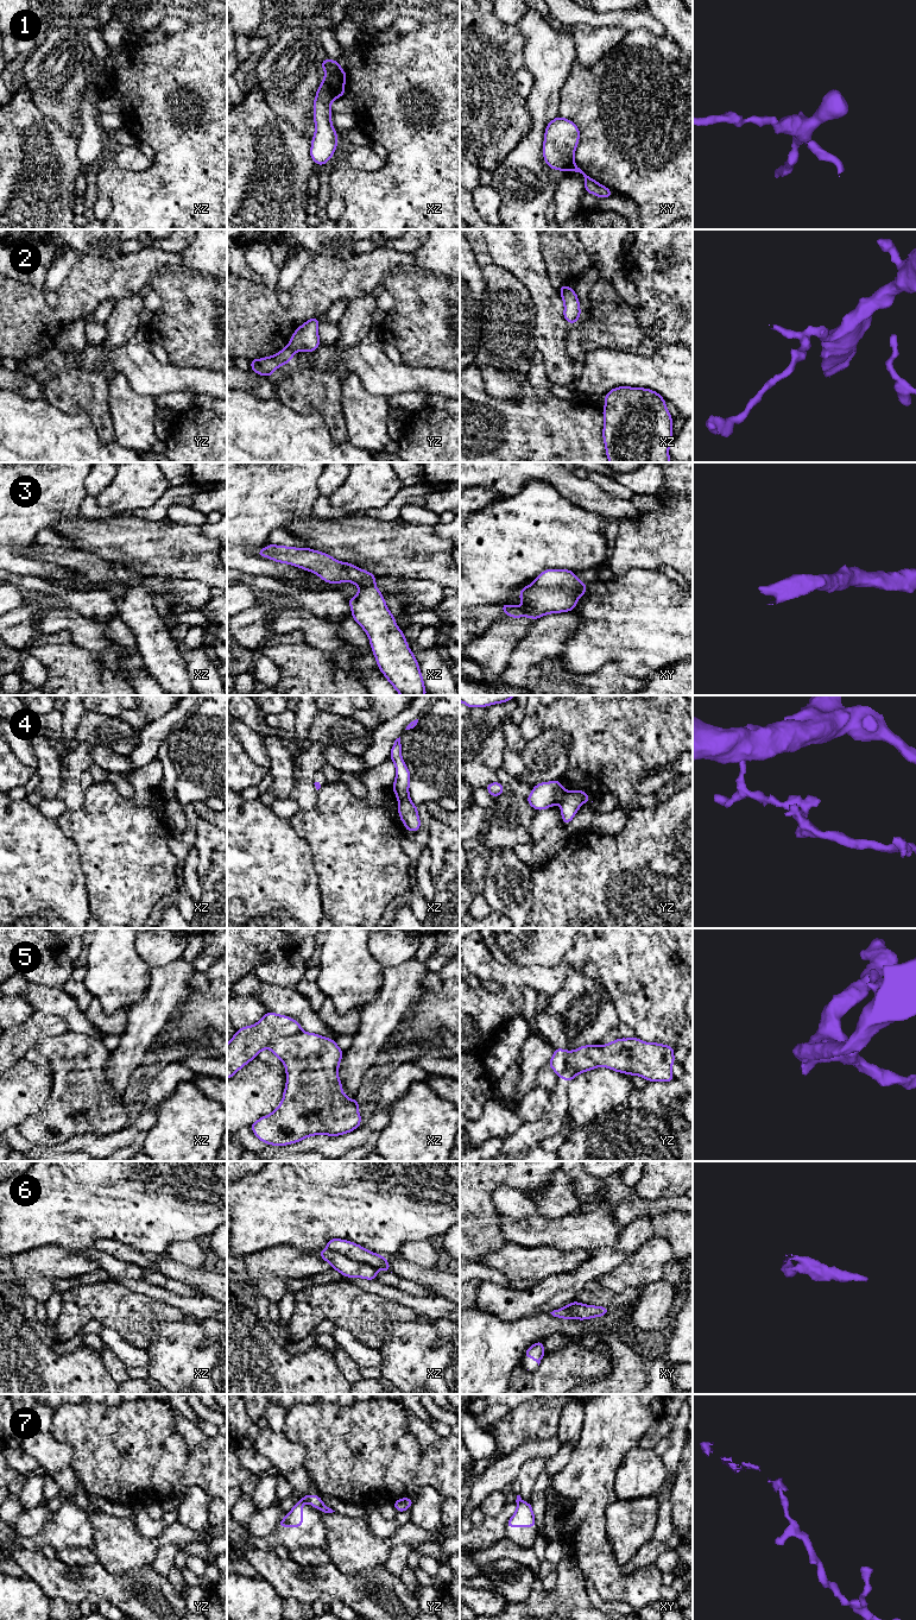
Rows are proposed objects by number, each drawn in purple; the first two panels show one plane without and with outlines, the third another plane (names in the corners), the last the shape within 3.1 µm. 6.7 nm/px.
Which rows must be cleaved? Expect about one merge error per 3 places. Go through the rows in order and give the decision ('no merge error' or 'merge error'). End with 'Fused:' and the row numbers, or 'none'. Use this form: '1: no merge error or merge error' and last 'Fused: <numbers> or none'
1: merge error
2: merge error
3: no merge error
4: merge error
5: merge error
6: merge error
7: merge error
Fused: 1, 2, 4, 5, 6, 7

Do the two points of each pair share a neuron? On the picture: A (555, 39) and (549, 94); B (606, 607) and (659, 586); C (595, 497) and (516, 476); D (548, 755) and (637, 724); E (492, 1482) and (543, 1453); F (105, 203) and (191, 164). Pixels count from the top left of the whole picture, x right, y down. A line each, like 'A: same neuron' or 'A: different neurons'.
A: same neuron
B: same neuron
C: same neuron
D: different neurons
E: same neuron
F: different neurons

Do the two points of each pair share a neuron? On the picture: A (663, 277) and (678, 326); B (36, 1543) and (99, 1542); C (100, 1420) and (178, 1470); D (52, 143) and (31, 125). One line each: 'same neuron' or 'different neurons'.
A: same neuron
B: different neurons
C: same neuron
D: same neuron

